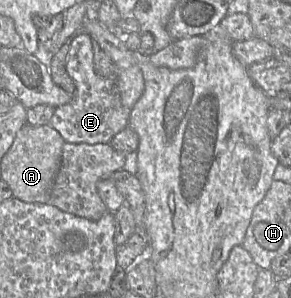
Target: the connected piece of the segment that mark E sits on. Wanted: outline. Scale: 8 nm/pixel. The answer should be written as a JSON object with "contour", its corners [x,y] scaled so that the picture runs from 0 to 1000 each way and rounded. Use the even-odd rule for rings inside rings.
{"contour":[[[275,107],[241,128],[227,235],[254,272],[261,305],[237,346],[189,366],[168,416],[230,480],[378,480],[402,446],[440,423],[450,372],[419,352],[399,258],[357,262],[326,245],[306,117]]]}

